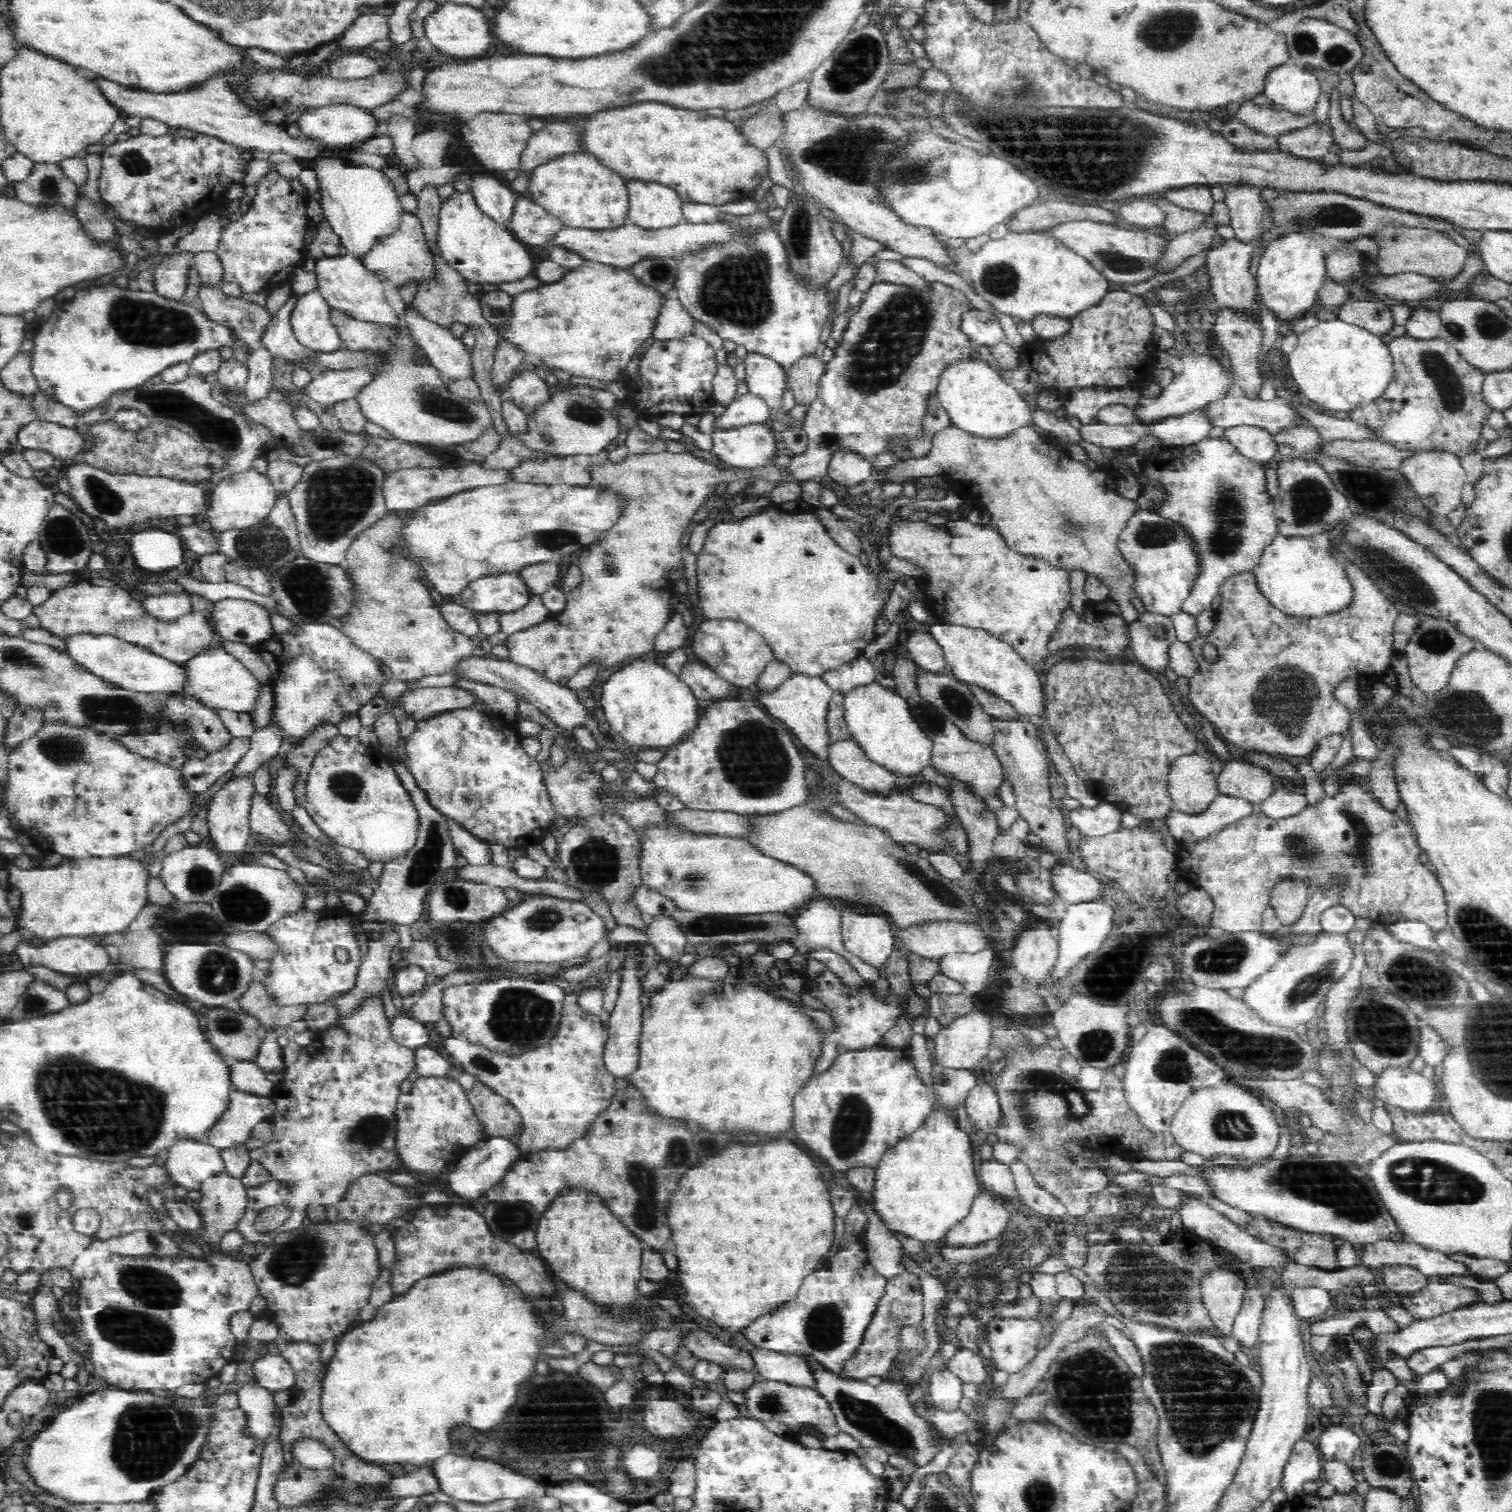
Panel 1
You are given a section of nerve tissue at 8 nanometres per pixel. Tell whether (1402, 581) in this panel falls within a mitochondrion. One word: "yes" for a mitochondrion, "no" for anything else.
yes

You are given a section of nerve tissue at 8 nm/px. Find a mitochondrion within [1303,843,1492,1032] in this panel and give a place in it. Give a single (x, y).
(1421, 981)

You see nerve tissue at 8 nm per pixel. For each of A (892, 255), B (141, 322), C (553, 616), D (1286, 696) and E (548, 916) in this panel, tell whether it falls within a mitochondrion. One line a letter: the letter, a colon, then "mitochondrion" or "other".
A: other
B: mitochondrion
C: other
D: mitochondrion
E: mitochondrion

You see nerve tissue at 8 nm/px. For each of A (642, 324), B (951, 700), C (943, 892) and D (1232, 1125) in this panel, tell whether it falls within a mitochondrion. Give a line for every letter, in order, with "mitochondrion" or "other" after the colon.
A: other
B: mitochondrion
C: mitochondrion
D: mitochondrion

